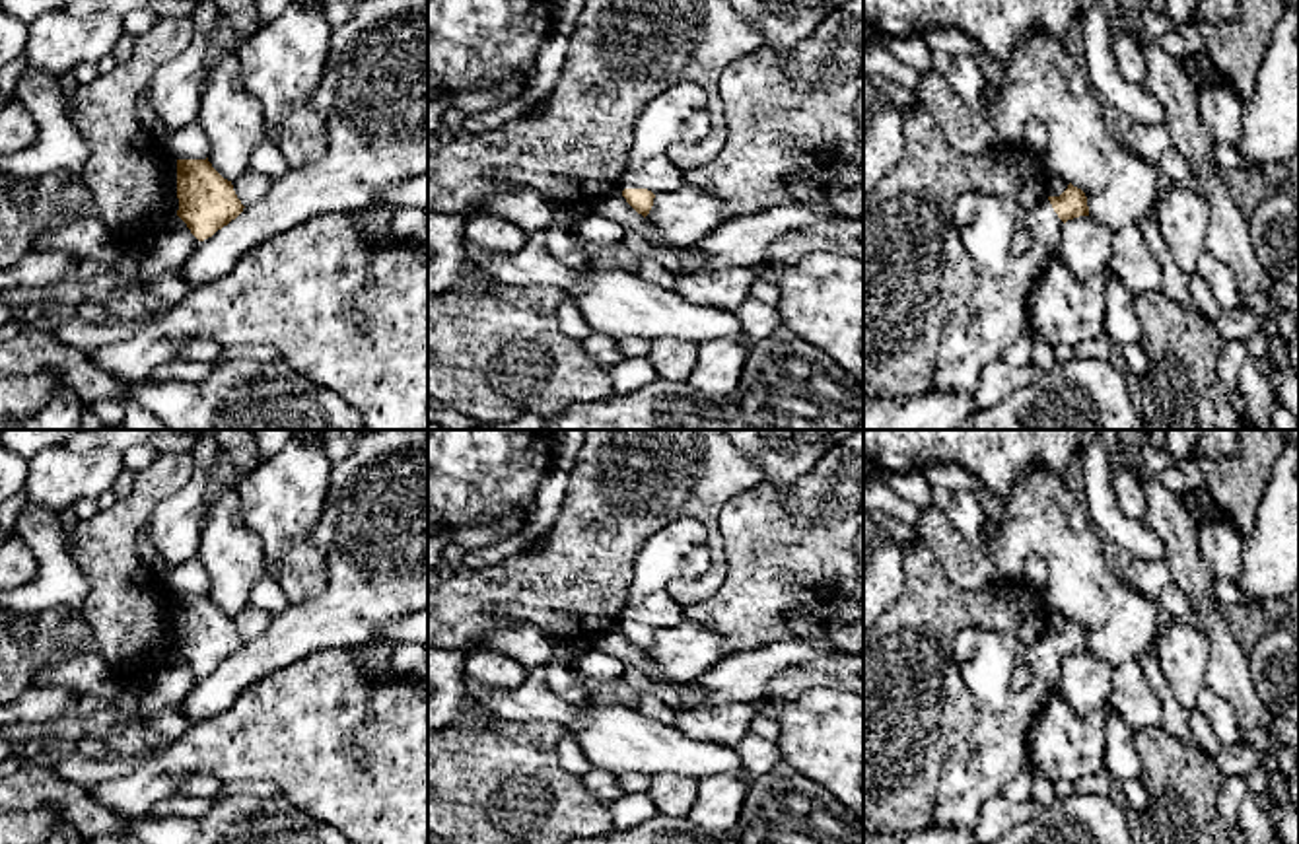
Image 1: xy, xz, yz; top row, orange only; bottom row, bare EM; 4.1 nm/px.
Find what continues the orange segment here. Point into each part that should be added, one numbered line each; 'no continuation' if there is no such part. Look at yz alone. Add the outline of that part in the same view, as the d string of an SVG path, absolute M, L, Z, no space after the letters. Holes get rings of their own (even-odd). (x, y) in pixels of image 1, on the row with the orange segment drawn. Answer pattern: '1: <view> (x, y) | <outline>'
1: yz (998, 314) | M963 194L953 206L961 241L978 272L978 290L966 305L959 307L943 327L939 338L937 375L933 391L945 395L974 395L982 368L998 358L1021 334L1029 333L1029 296L1050 257L1058 253L1064 222L1046 198L1035 210L1023 210L1009 196ZM1025 228L1031 247L1017 251L1013 241Z

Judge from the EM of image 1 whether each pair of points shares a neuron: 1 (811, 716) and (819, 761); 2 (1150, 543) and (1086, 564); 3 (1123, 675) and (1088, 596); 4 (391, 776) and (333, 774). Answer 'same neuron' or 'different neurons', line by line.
1: same neuron
2: different neurons
3: different neurons
4: same neuron

